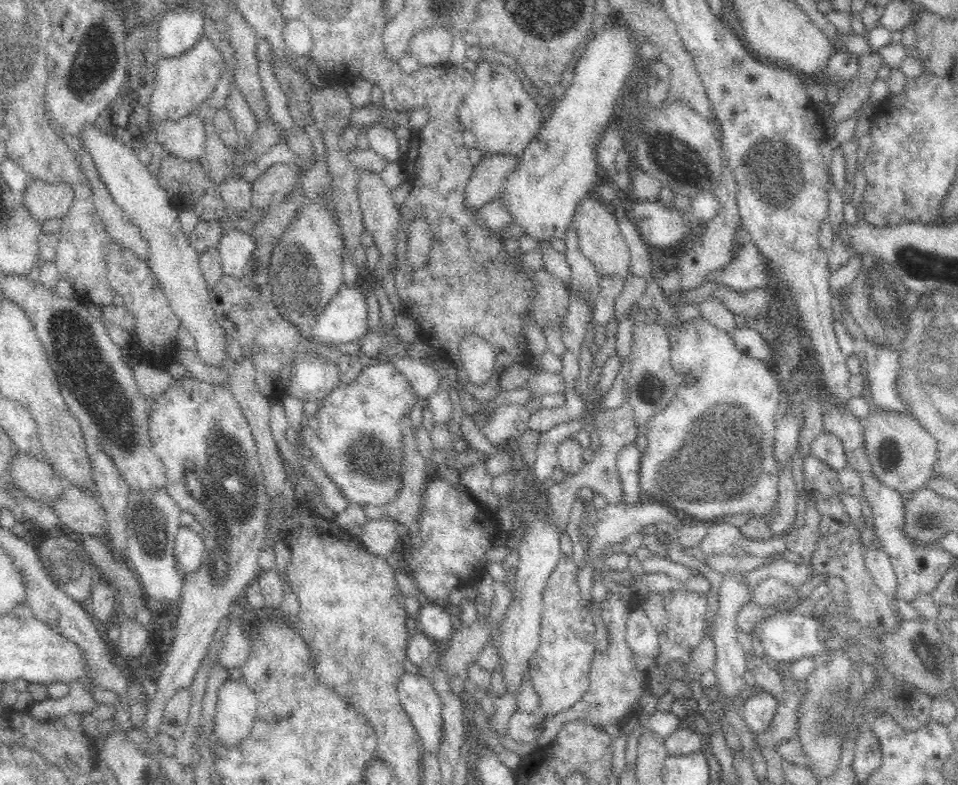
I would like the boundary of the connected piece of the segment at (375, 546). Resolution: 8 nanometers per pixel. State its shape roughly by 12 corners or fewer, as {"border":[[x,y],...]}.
{"border":[[382,517],[368,526],[362,544],[388,557],[398,541],[395,523]]}

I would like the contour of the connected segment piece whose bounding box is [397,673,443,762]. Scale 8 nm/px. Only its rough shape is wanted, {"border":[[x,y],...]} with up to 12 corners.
{"border":[[406,673],[397,694],[424,752],[439,762],[442,703],[431,680]]}

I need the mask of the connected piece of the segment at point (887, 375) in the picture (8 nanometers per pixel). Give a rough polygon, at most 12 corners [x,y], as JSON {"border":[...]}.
{"border":[[865,340],[874,405],[907,413],[897,394],[899,352]]}

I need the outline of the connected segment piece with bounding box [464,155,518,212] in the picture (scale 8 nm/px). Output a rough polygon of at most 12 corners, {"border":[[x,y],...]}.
{"border":[[510,155],[484,157],[473,167],[464,205],[476,212],[493,201],[516,168]]}

